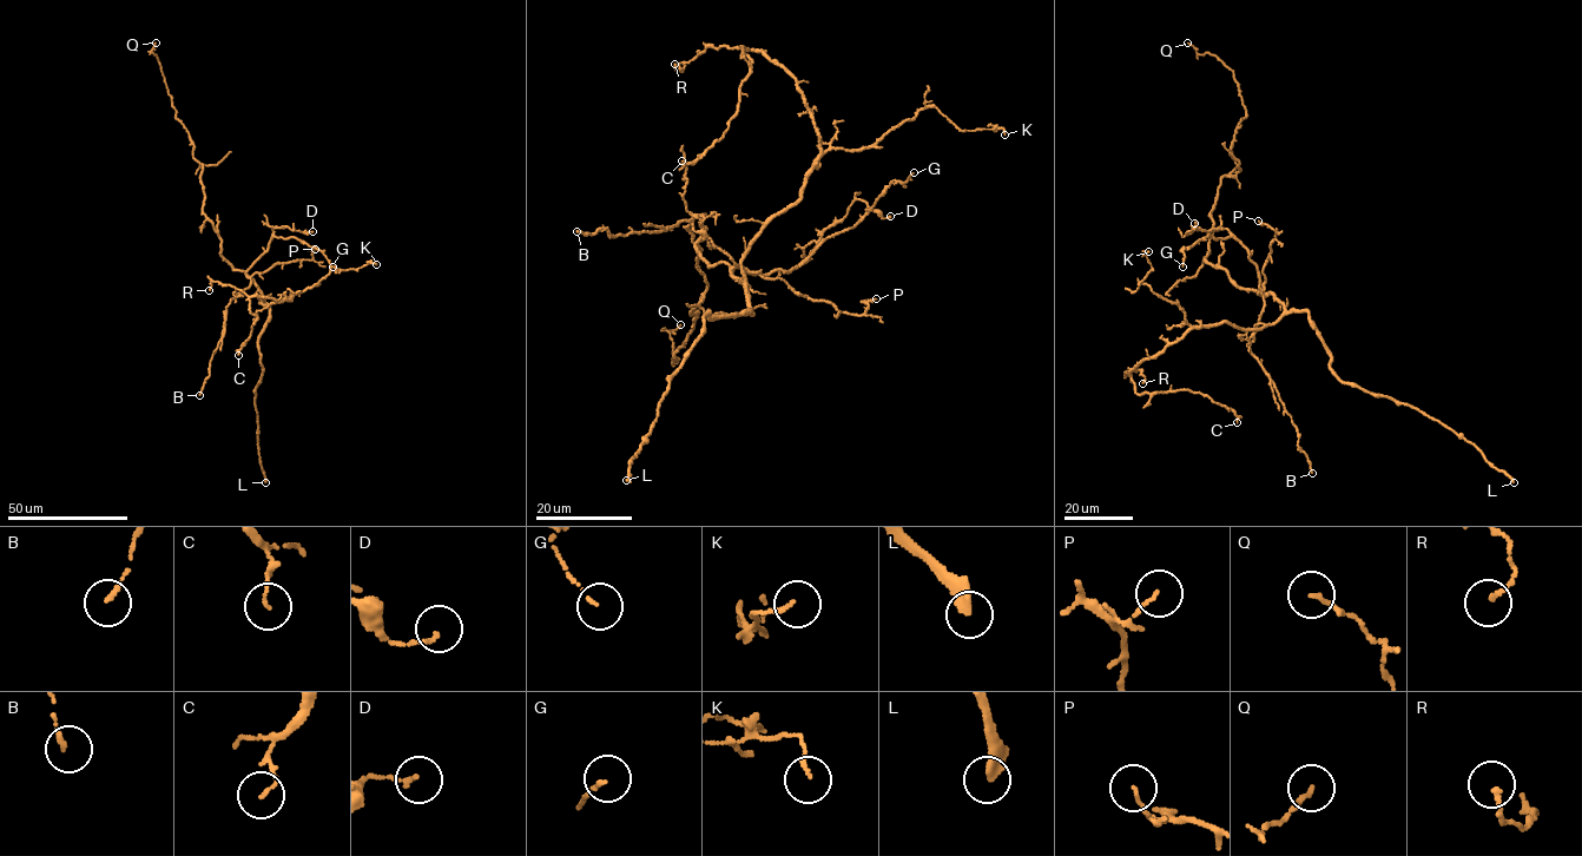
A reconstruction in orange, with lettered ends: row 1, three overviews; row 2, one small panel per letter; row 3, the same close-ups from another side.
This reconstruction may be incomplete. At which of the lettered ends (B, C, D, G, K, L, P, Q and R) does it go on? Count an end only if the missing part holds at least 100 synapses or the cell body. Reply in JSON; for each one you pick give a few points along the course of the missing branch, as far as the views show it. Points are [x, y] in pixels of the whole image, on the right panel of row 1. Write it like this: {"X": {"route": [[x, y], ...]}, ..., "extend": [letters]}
{"extend": ["L"]}

